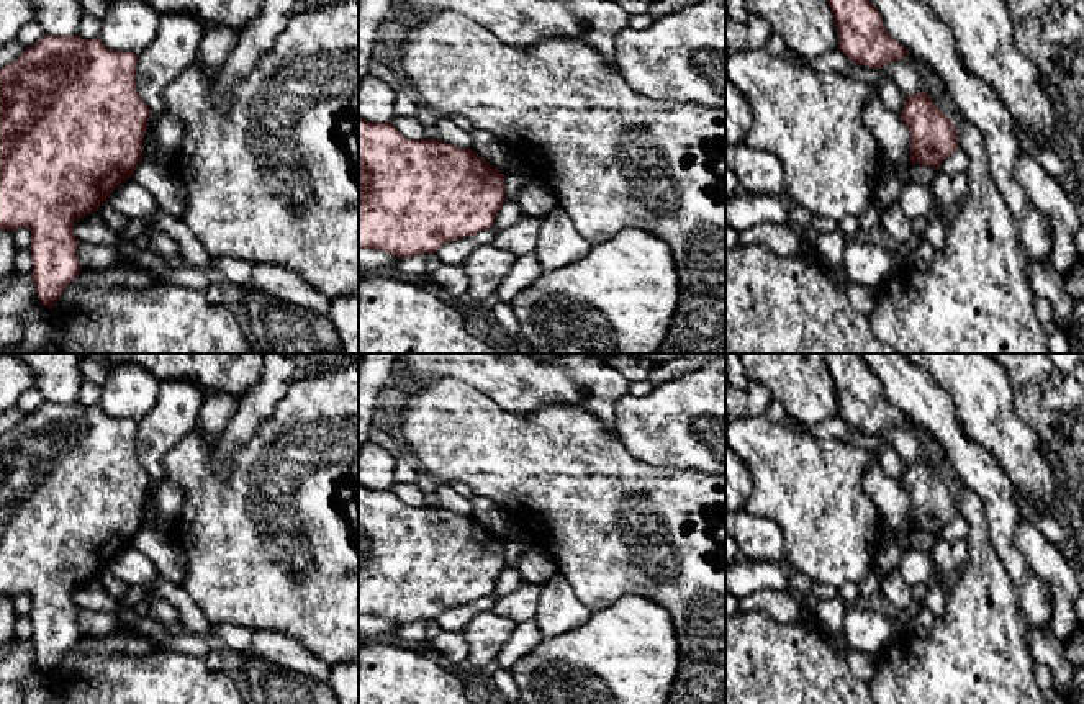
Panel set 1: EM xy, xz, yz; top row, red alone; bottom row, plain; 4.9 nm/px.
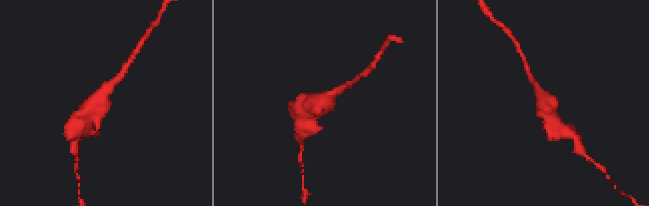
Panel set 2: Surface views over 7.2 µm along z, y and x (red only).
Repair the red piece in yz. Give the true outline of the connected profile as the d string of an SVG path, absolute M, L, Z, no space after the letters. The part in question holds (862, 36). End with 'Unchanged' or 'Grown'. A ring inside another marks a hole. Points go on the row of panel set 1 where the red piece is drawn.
M827 0L838 31L838 49L865 67L884 69L907 56L884 28L878 8L869 0Z. Unchanged

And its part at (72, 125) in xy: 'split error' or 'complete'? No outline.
complete

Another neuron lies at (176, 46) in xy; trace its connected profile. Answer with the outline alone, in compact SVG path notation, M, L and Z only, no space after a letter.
M159 15L157 34L138 56L134 75L136 90L151 113L165 113L162 92L196 59L203 34L205 28L193 15Z

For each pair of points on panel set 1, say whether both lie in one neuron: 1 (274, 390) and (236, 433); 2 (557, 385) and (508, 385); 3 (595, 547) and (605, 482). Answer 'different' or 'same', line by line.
1: same
2: same
3: same

